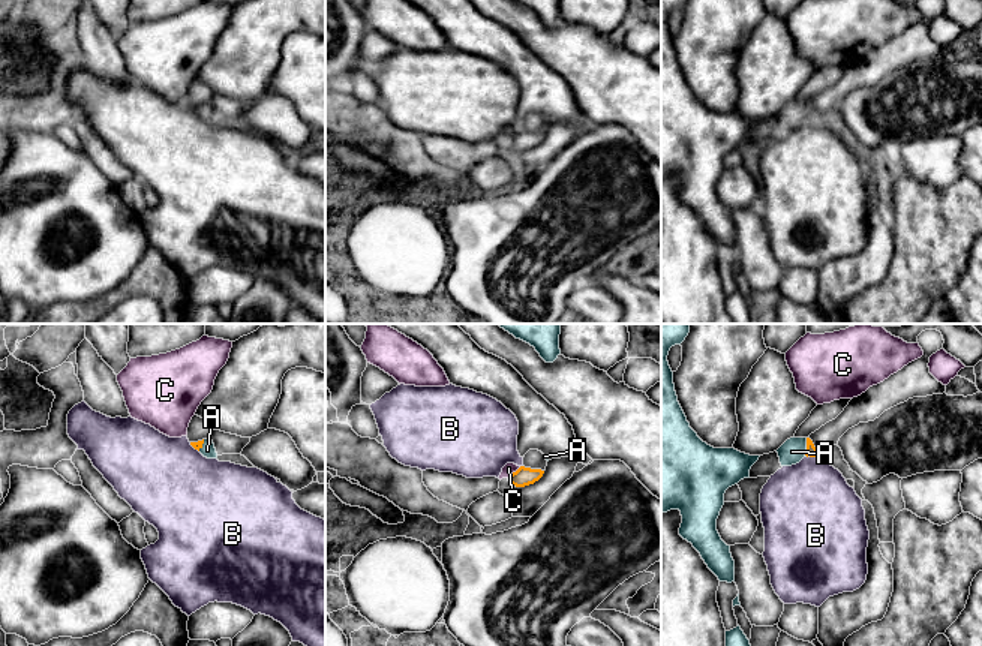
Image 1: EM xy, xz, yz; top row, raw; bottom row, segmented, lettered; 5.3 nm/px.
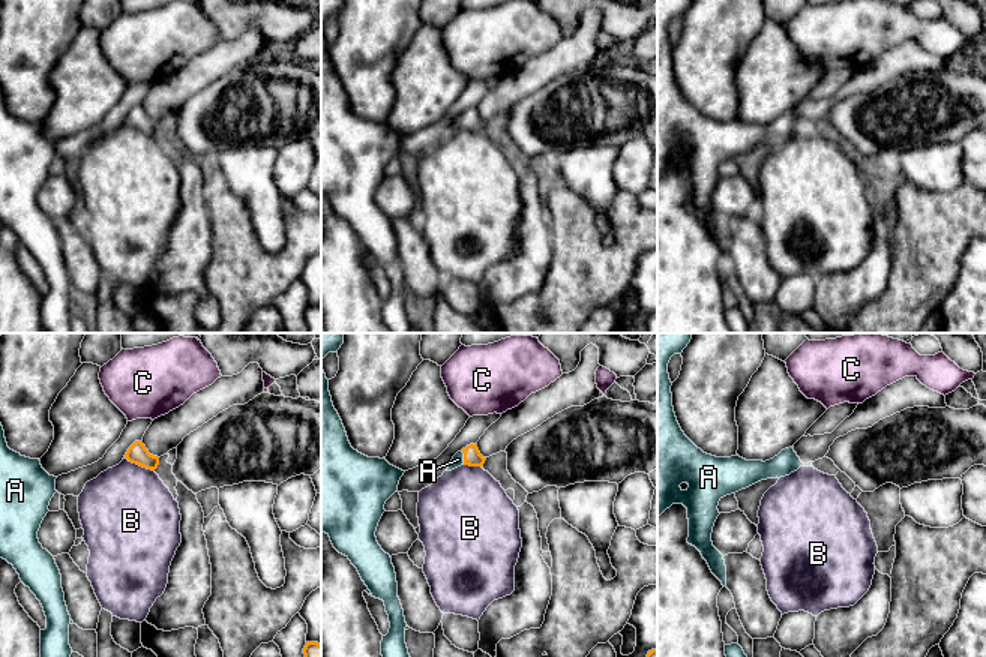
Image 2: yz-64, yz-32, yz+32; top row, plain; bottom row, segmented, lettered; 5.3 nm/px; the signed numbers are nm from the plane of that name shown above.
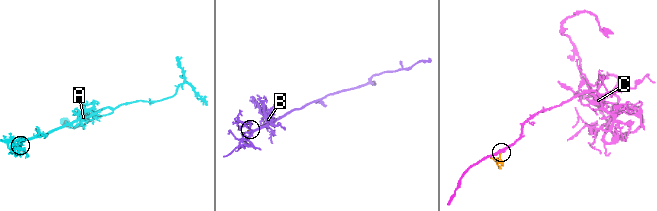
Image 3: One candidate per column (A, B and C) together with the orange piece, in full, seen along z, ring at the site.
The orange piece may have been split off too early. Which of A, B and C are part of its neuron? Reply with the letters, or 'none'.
A

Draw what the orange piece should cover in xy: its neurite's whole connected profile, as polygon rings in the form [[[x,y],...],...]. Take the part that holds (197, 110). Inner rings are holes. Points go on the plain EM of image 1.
[[[211,102],[198,105],[198,106],[190,106],[190,109],[198,114],[204,121],[207,123],[217,123],[217,117],[214,112],[214,108],[211,105]]]

